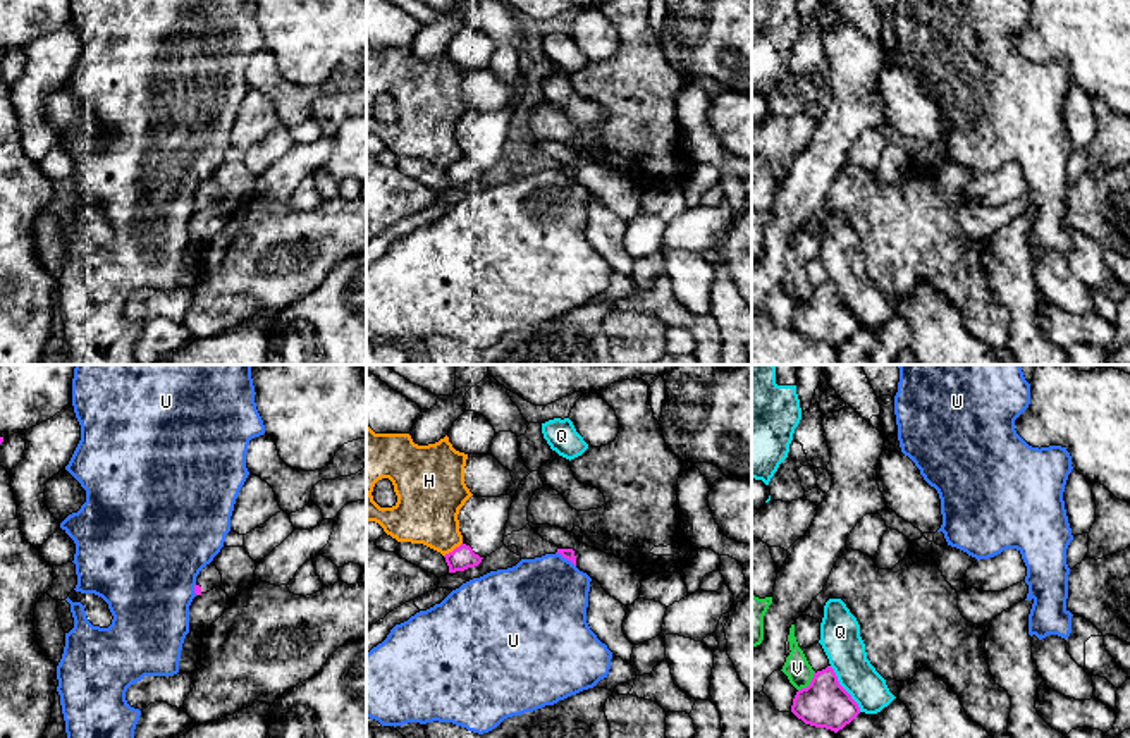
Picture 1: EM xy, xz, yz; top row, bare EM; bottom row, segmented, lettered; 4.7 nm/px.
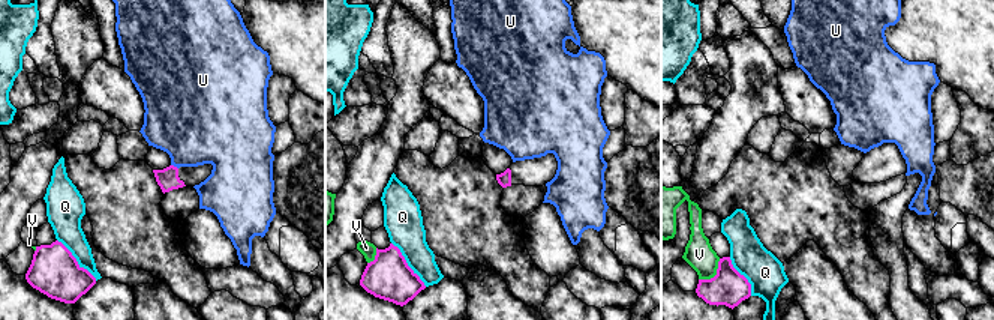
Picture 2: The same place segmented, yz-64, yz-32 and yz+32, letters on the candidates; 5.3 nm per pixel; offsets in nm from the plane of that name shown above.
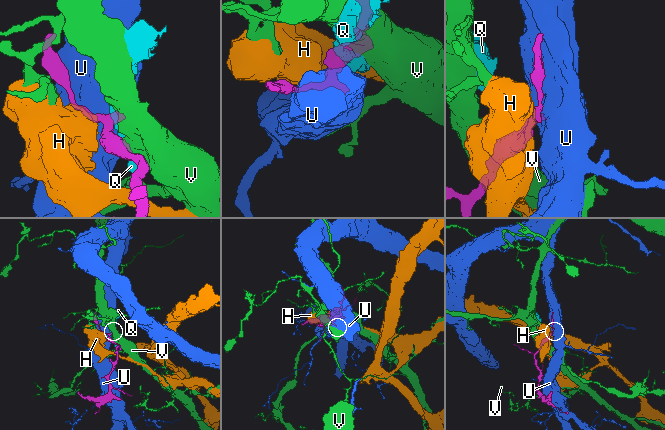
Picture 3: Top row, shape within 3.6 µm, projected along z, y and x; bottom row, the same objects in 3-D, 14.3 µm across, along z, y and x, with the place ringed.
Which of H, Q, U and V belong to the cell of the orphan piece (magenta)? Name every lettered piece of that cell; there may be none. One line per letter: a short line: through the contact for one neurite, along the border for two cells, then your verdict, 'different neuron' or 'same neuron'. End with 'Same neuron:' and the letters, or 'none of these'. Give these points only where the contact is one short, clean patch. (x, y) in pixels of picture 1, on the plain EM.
H: different neuron
Q: yz (829, 281), (838, 298), (860, 325) | different neuron
U: different neuron
V: different neuron
Same neuron: none of these

